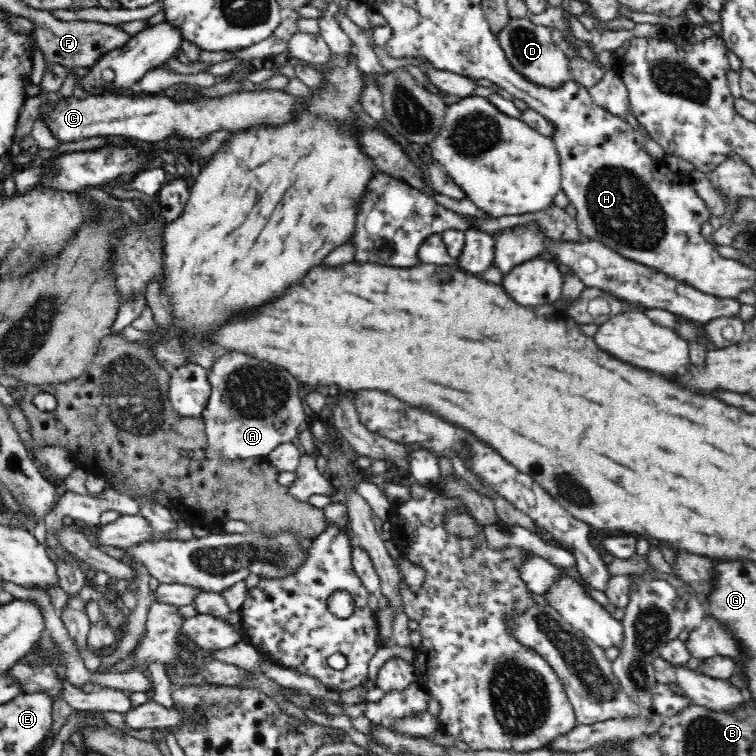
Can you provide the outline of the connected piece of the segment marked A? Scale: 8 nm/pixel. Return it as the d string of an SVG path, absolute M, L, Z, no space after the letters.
M234 350L220 356L206 374L212 393L201 419L215 452L229 459L266 457L280 444L294 442L303 431L306 414L300 398L300 382L284 366Z

